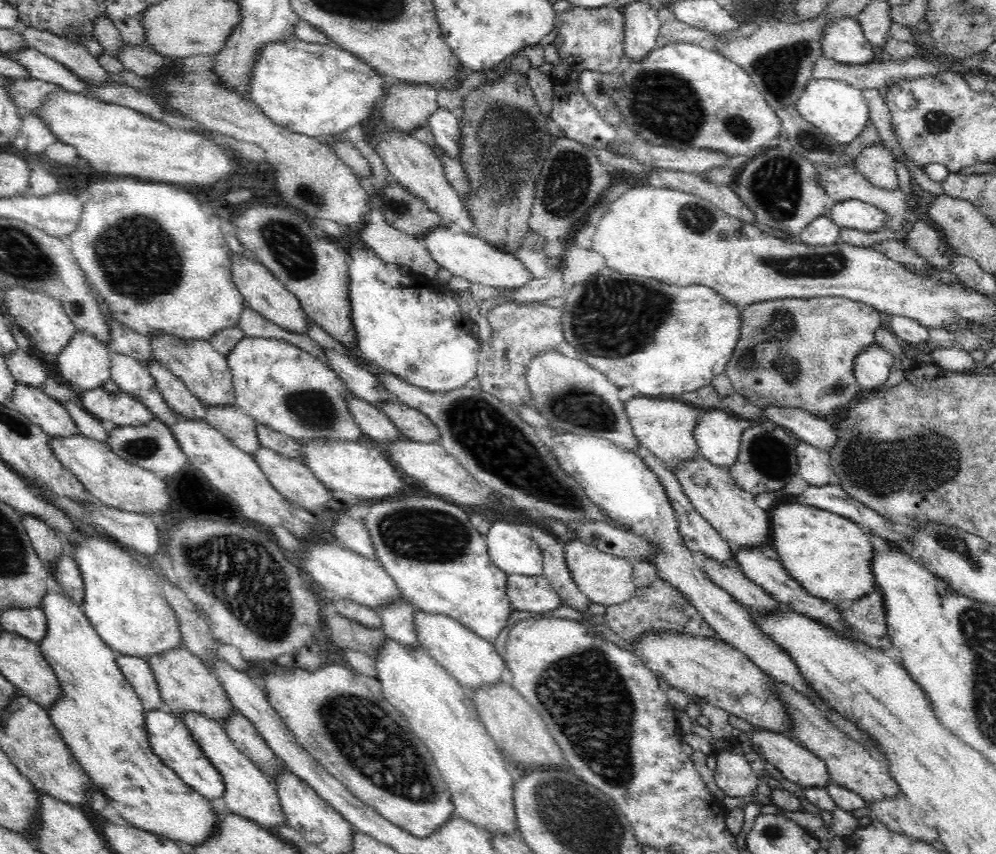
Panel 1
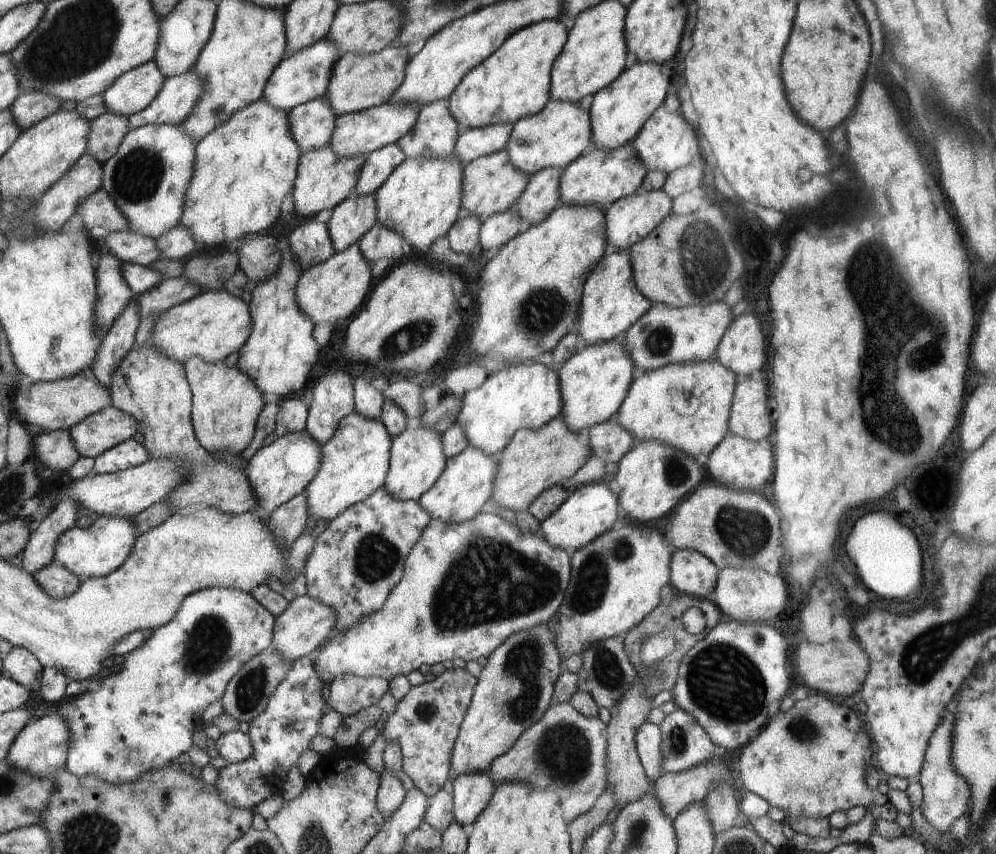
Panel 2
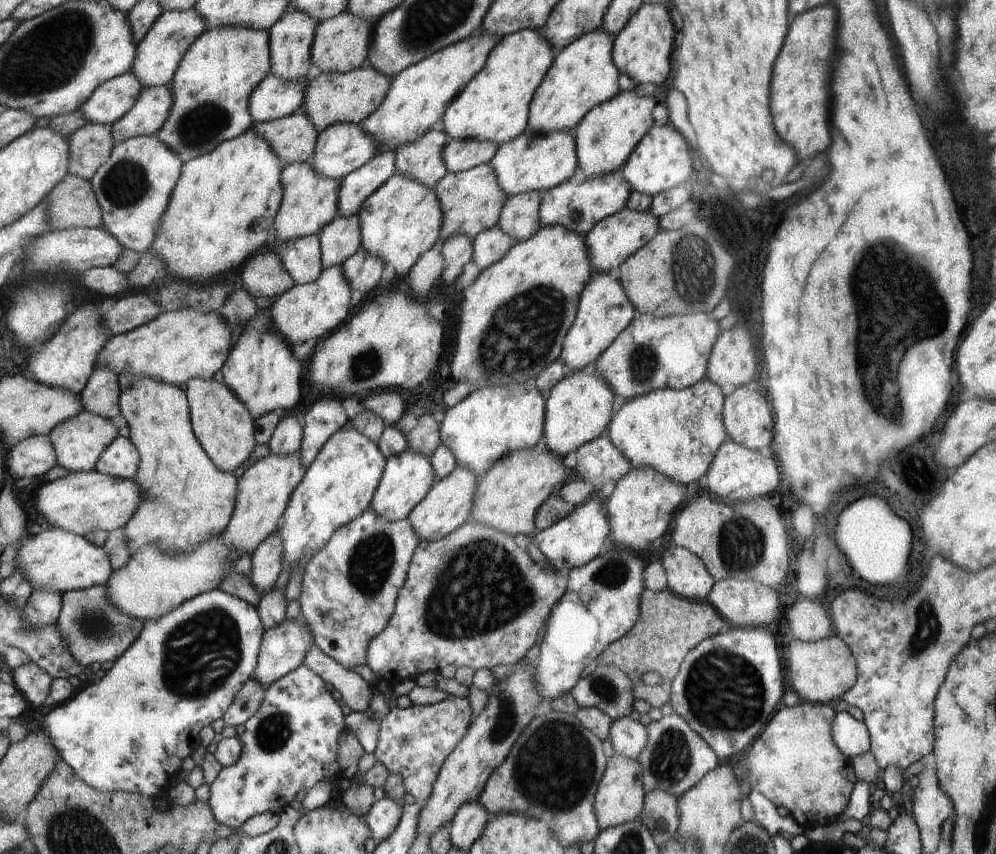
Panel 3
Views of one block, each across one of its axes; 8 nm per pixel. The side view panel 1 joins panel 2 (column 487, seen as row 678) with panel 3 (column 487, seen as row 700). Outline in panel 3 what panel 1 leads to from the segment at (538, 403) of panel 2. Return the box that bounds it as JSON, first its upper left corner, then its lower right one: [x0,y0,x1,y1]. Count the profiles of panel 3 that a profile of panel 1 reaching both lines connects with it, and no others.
[440,380,546,478]

